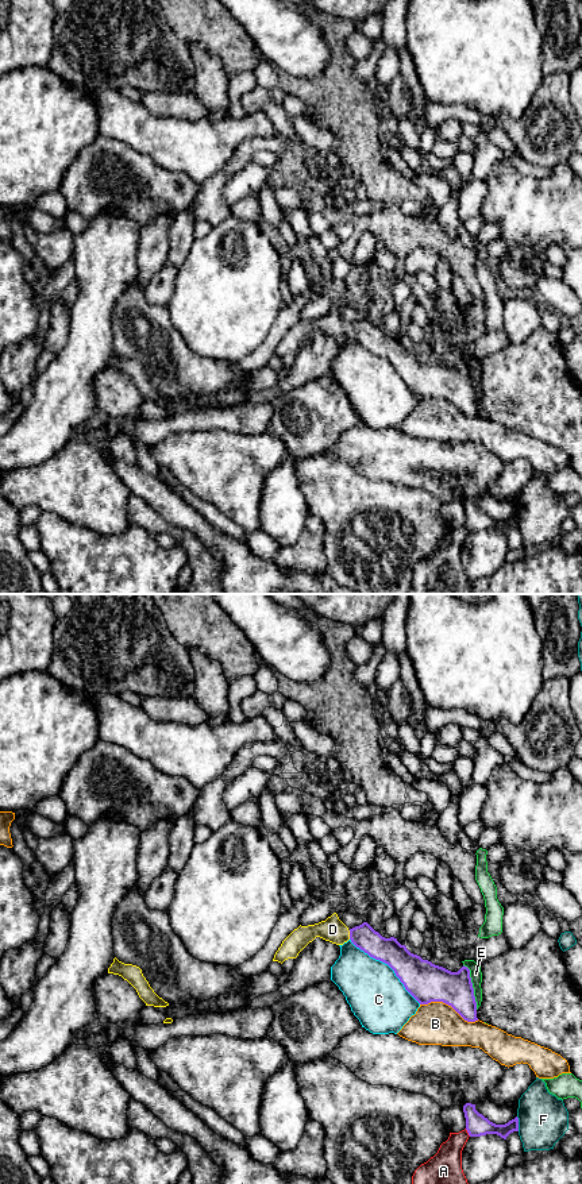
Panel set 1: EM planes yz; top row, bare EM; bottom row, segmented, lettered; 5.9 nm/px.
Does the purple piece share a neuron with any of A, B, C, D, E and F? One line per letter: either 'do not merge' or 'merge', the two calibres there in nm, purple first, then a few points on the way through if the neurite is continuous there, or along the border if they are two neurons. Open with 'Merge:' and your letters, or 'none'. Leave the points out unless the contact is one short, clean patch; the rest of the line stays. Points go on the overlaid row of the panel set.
Merge: D
A: do not merge; 140 nm thick on the purple side, 190 nm on the other; border along yz (465, 1129), (470, 1136)
B: do not merge; 240 nm thick on the purple side, 260 nm on the other
C: do not merge; 240 nm thick on the purple side, 340 nm on the other
D: merge; 150 nm thick on the purple side, 150 nm on the other
E: do not merge; 220 nm thick on the purple side, 70 nm on the other; border along yz (463, 964), (469, 970), (477, 1009)
F: do not merge; 140 nm thick on the purple side, 300 nm on the other

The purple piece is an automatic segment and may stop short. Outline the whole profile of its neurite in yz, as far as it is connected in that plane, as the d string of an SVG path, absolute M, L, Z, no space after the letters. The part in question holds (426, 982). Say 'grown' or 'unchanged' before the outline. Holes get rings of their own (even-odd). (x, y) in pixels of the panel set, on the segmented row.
grown | M336 913L319 923L300 925L294 929L282 941L273 961L282 964L288 959L296 959L316 937L336 945L343 945L350 940L370 957L388 964L420 1004L443 1002L465 1021L478 1021L474 988L467 967L463 965L458 972L451 972L411 953L397 938L382 937L367 922L348 929Z

